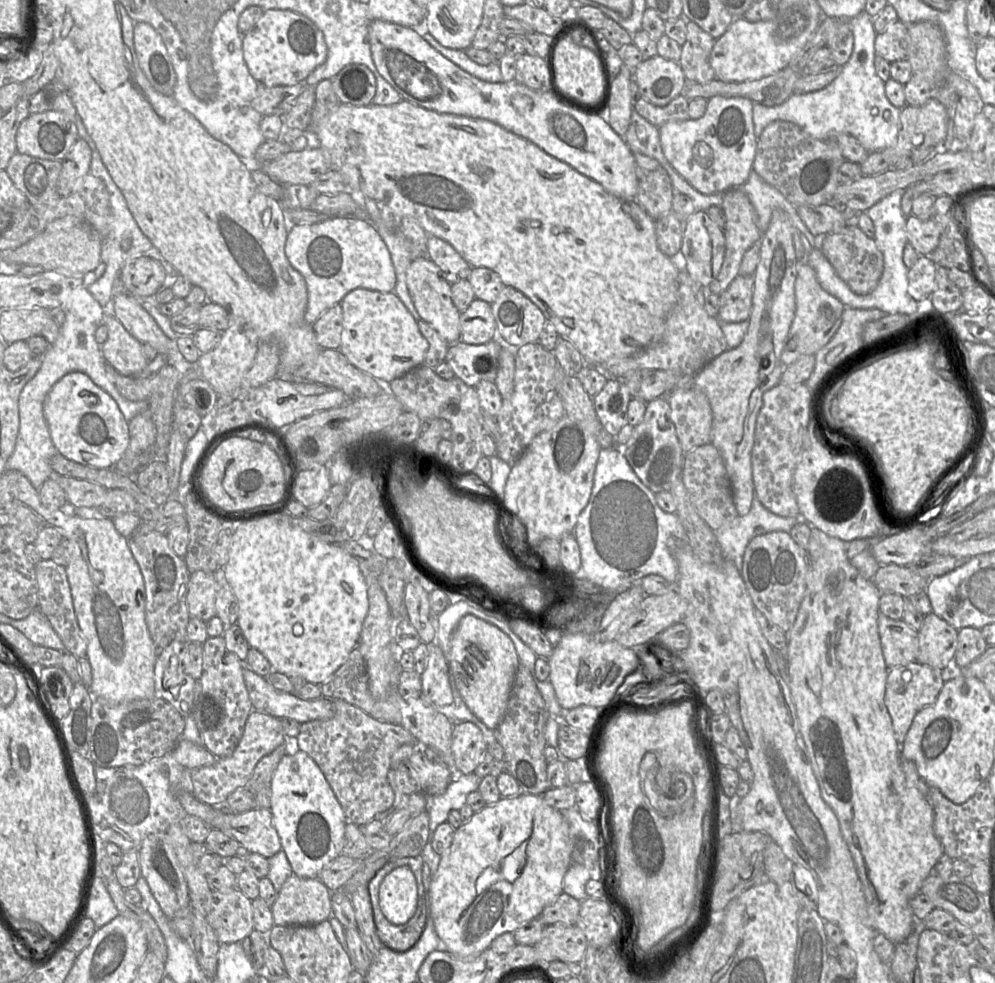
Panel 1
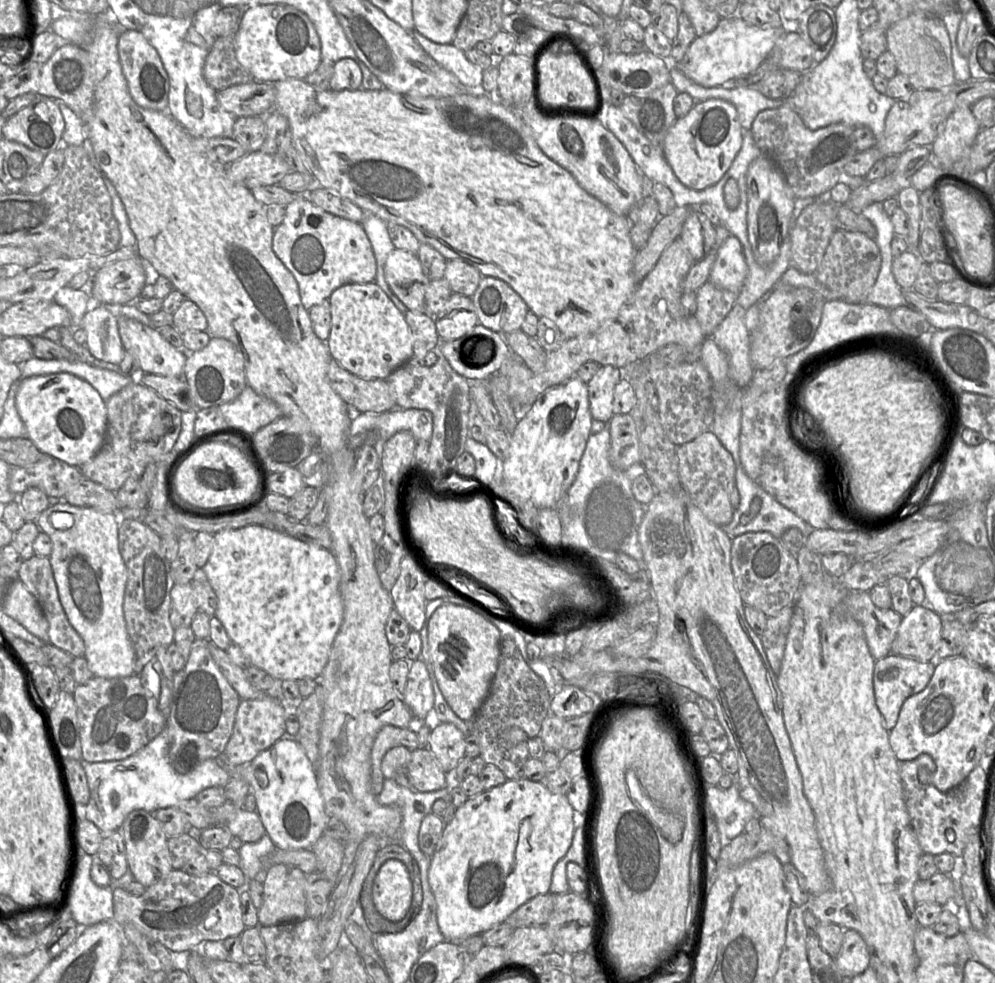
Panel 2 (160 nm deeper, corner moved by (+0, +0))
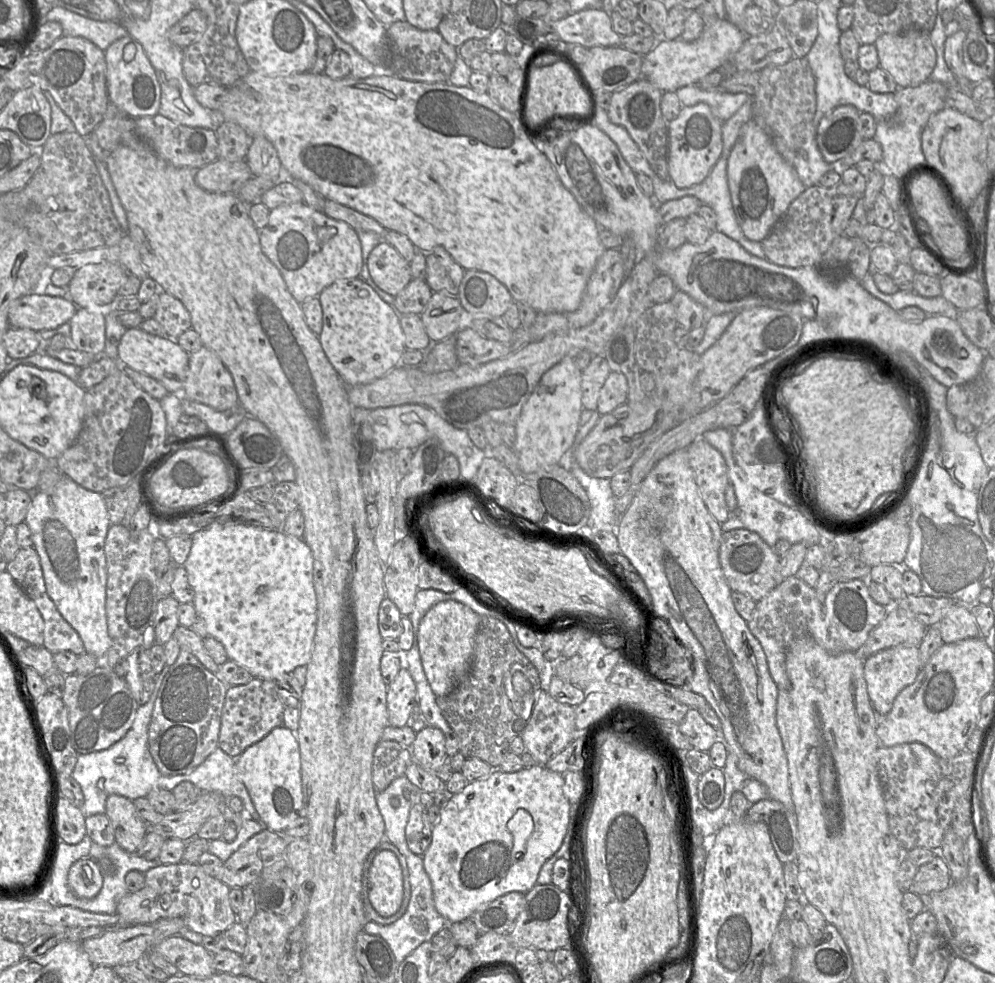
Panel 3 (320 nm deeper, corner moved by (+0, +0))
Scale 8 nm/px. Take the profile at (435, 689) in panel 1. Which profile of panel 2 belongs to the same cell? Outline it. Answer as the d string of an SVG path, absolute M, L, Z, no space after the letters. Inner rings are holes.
M422 660L410 662L410 670L402 699L415 719L424 719L434 707L432 682Z

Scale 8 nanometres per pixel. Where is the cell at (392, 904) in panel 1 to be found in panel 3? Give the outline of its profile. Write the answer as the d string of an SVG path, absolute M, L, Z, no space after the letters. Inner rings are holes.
M382 850L374 857L368 872L368 897L382 917L394 915L403 901L403 874L396 854Z

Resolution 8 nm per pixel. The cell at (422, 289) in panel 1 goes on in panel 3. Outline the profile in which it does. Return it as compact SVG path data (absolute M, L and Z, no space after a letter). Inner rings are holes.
M386 241L370 253L368 269L375 284L394 298L412 281L410 263Z

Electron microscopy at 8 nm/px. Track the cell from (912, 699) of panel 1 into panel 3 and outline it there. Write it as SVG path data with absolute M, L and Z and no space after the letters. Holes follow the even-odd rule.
M900 645L882 650L864 660L864 676L868 694L879 717L885 717L892 710L898 694L915 682L923 668L918 647L916 645Z

